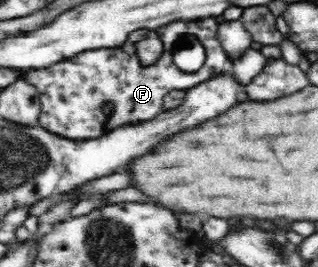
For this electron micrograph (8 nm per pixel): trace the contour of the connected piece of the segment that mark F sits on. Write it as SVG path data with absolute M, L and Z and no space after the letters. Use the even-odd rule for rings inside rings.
M215 18L200 21L175 21L156 28L157 35L163 44L163 53L154 64L144 66L136 55L136 44L144 40L150 30L142 27L128 34L120 48L98 47L76 53L73 57L62 59L60 62L40 67L39 69L28 69L26 81L37 88L38 97L41 102L41 111L38 126L46 130L64 136L64 138L76 138L76 140L88 140L88 138L100 138L108 134L108 130L116 130L118 126L136 124L150 120L158 116L162 110L163 100L171 90L188 90L206 79L215 77L216 74L232 74L233 61L227 55L217 37L218 23ZM112 104L113 111L104 113L104 106Z

